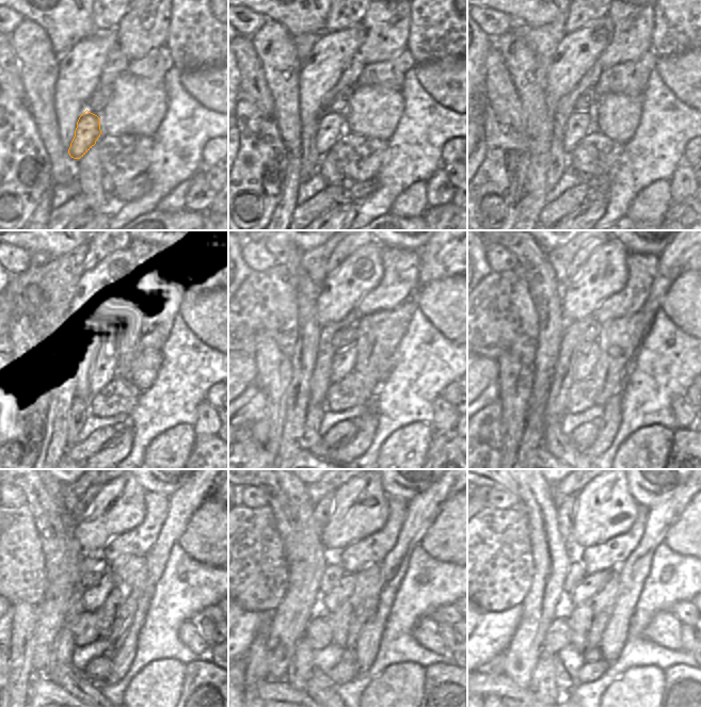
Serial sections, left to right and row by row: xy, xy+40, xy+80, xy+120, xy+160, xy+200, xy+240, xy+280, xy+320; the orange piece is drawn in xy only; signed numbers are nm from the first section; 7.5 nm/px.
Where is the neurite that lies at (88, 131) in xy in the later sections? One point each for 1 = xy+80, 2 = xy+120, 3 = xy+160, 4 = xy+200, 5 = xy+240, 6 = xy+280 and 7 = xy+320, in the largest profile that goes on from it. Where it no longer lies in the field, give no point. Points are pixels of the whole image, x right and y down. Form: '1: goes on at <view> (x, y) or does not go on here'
1: goes on at xy+80 (579, 124)
2: goes on at xy+120 (102, 361)
3: goes on at xy+160 (344, 361)
4: goes on at xy+200 (584, 365)
5: goes on at xy+240 (93, 599)
6: goes on at xy+280 (330, 601)
7: goes on at xy+320 (591, 584)

